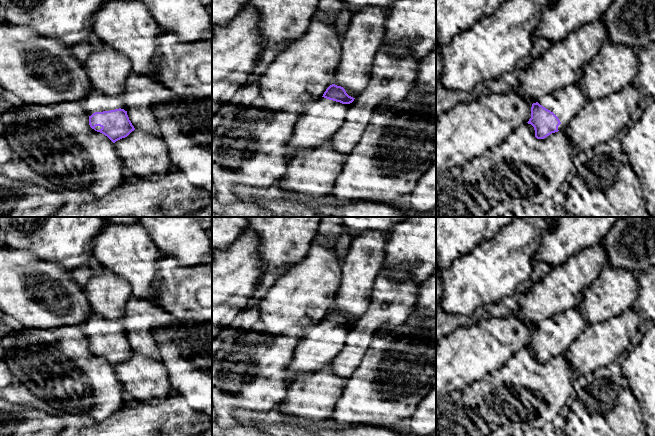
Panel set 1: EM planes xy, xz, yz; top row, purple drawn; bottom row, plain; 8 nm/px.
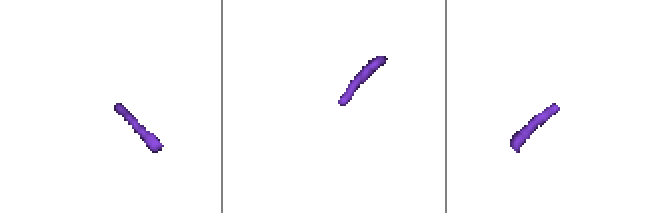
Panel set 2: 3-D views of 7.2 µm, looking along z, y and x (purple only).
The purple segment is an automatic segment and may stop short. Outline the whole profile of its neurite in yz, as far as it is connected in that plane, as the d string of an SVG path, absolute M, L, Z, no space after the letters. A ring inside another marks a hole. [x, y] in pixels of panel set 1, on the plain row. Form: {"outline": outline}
{"outline": "M577 306L533 327L531 342L527 347L534 351L537 363L544 363L558 356L561 347L566 351L587 326L580 307Z"}

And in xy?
{"outline": "M93 313L87 323L86 333L93 337L89 340L90 351L107 360L113 367L135 354L127 335L120 332L121 325L118 322L100 318Z"}

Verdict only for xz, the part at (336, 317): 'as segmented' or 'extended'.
extended

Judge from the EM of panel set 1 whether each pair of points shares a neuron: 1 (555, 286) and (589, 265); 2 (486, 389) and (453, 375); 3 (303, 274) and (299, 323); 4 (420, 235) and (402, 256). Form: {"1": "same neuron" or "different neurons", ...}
{"1": "same neuron", "2": "different neurons", "3": "same neuron", "4": "same neuron"}

